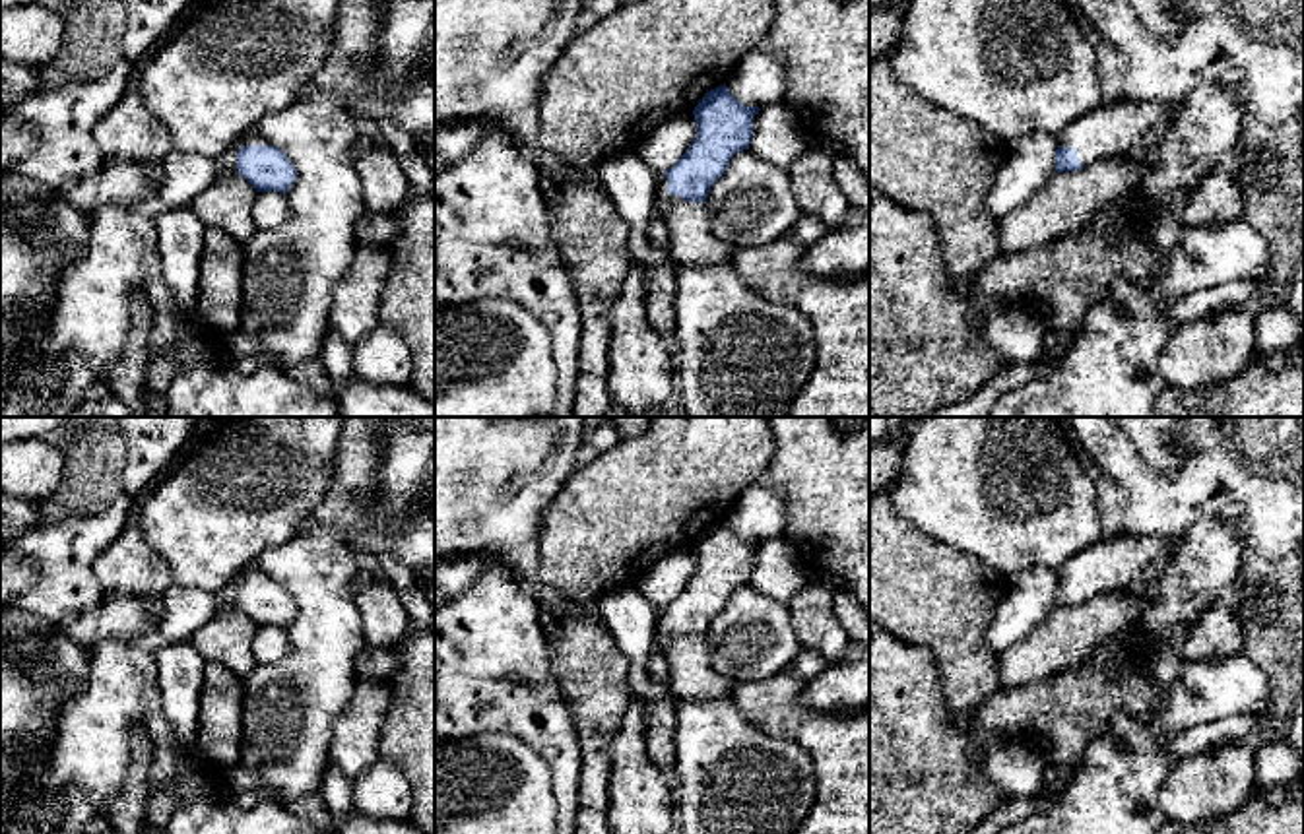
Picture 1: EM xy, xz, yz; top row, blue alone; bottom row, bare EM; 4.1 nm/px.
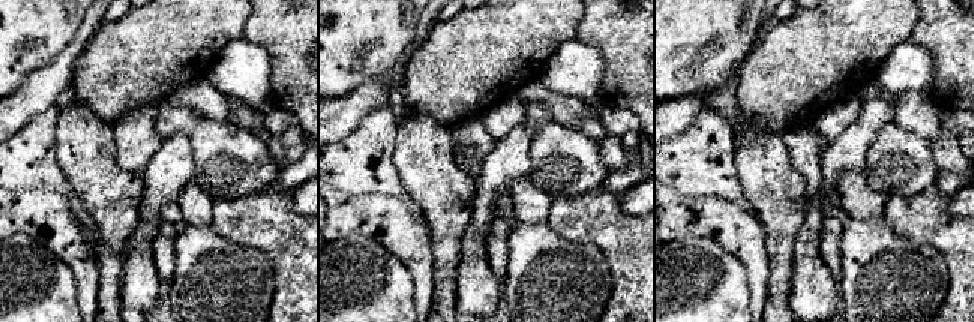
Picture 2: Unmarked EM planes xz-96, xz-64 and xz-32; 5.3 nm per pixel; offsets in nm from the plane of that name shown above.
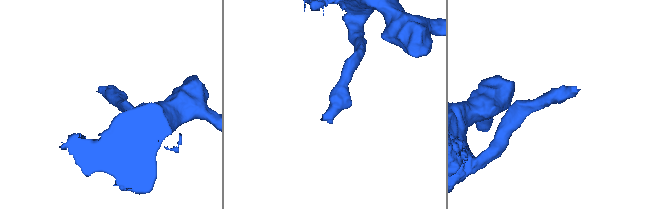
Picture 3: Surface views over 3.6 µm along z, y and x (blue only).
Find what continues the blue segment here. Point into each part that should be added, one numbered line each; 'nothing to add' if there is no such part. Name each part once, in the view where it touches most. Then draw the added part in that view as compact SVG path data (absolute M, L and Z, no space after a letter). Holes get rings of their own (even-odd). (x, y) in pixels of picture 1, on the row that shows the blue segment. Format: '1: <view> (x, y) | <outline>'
1: yz (1114, 128) | M1125 99L1102 103L1092 112L1077 118L1058 138L1058 145L1075 147L1083 169L1094 161L1133 155L1135 147L1160 122L1176 122L1178 112L1170 105Z

